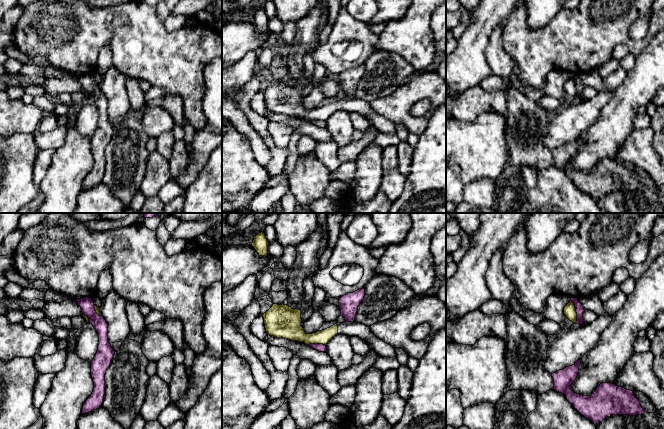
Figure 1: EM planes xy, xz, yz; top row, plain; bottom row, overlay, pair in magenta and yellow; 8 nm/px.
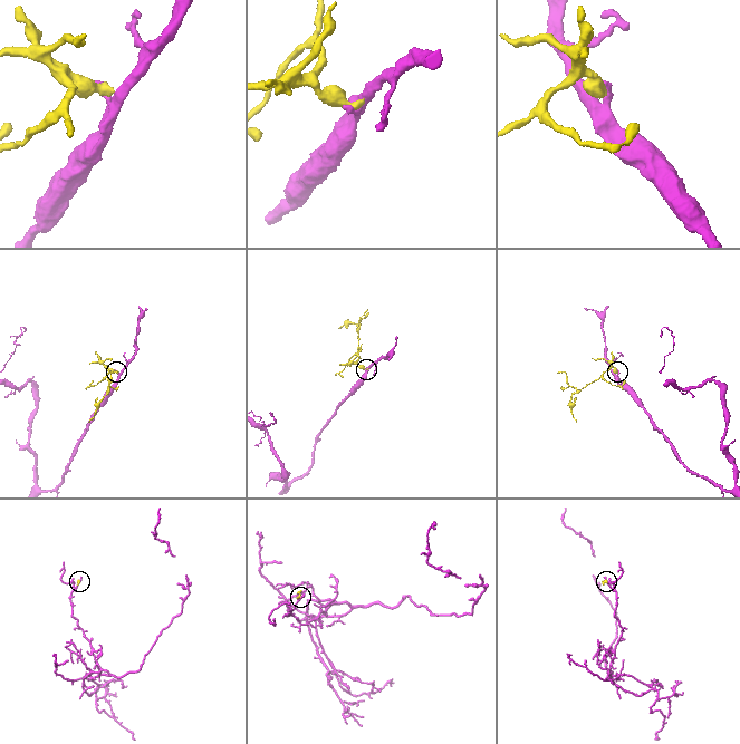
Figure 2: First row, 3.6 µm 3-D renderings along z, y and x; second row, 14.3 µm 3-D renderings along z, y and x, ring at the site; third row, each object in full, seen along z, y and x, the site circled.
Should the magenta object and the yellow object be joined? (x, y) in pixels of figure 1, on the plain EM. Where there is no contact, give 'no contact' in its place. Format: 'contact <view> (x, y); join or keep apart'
contact yz (576, 88); keep apart

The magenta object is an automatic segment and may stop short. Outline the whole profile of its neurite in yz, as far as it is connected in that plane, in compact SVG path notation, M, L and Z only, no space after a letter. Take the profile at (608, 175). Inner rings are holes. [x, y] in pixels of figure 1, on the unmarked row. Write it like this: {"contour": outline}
{"contour": "M581 136L574 141L556 147L552 150L554 155L554 166L566 172L567 176L585 194L591 196L595 201L612 191L641 191L645 187L633 167L616 162L613 159L600 160L591 172L583 172L571 166L571 160L576 156L579 148Z"}

